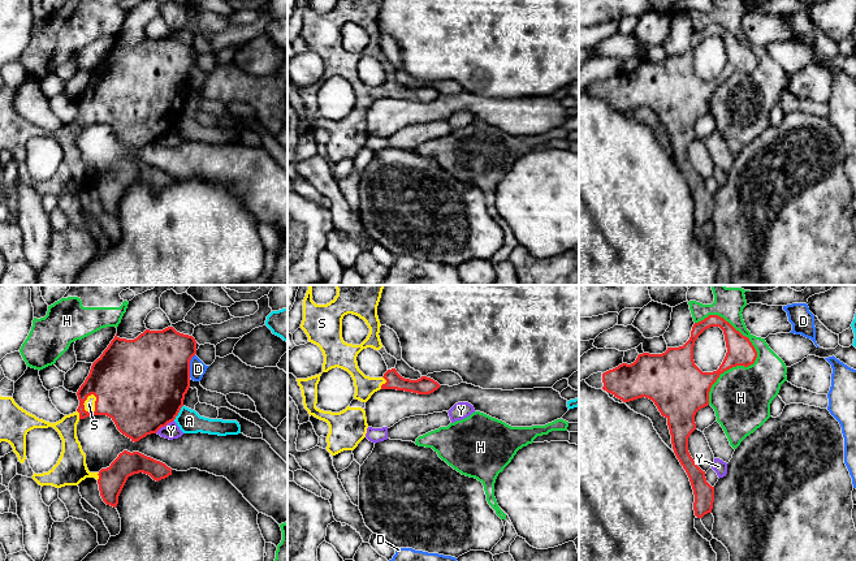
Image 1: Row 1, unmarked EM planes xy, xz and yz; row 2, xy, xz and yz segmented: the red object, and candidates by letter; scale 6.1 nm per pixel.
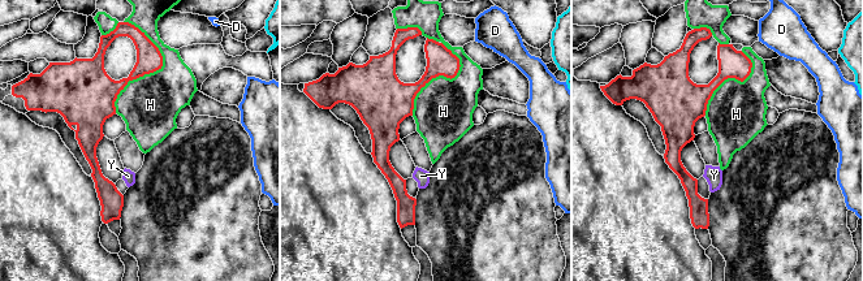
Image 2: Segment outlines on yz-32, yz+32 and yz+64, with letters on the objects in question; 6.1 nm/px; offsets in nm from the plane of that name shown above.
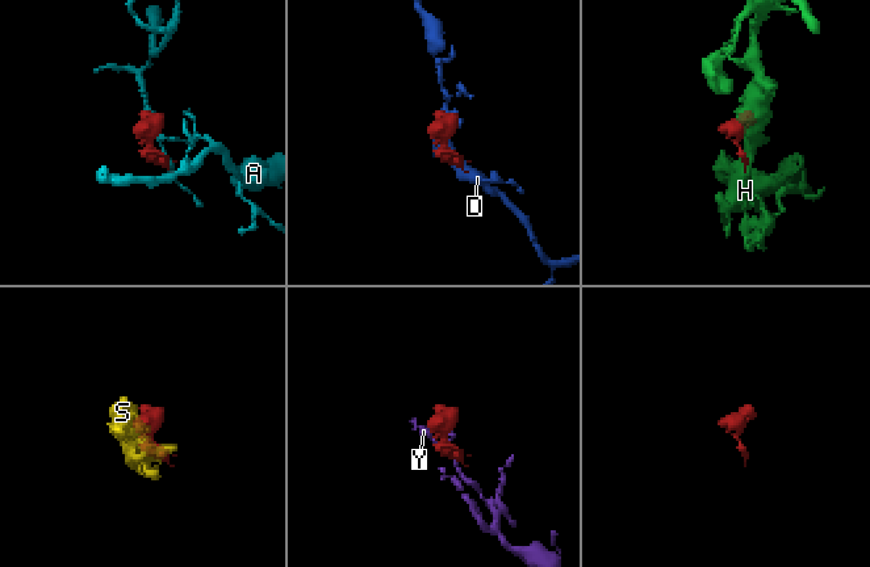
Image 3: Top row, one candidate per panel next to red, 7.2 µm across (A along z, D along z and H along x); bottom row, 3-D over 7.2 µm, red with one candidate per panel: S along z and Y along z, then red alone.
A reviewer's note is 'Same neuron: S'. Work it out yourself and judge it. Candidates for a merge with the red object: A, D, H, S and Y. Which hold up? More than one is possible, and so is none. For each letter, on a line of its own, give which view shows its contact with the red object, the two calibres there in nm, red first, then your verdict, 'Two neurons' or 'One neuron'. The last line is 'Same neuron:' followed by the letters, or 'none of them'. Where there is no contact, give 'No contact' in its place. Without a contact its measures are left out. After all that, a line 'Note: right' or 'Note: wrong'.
A: Touches red in xy. Thickness 500 nm (red) against 150 nm. Two neurons
D: Touches red in xy. Thickness 500 nm (red) against 100 nm. Two neurons
H: Touches red in yz. Thickness 170 nm (red) against 360 nm. Two neurons
S: Touches red in xy. Thickness 460 nm (red) against 70 nm. One neuron
Y: Touches red in xy. Thickness 500 nm (red) against 100 nm. Two neurons
Same neuron: S
Note: right

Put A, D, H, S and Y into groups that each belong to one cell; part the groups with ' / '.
A / D / H / S / Y

